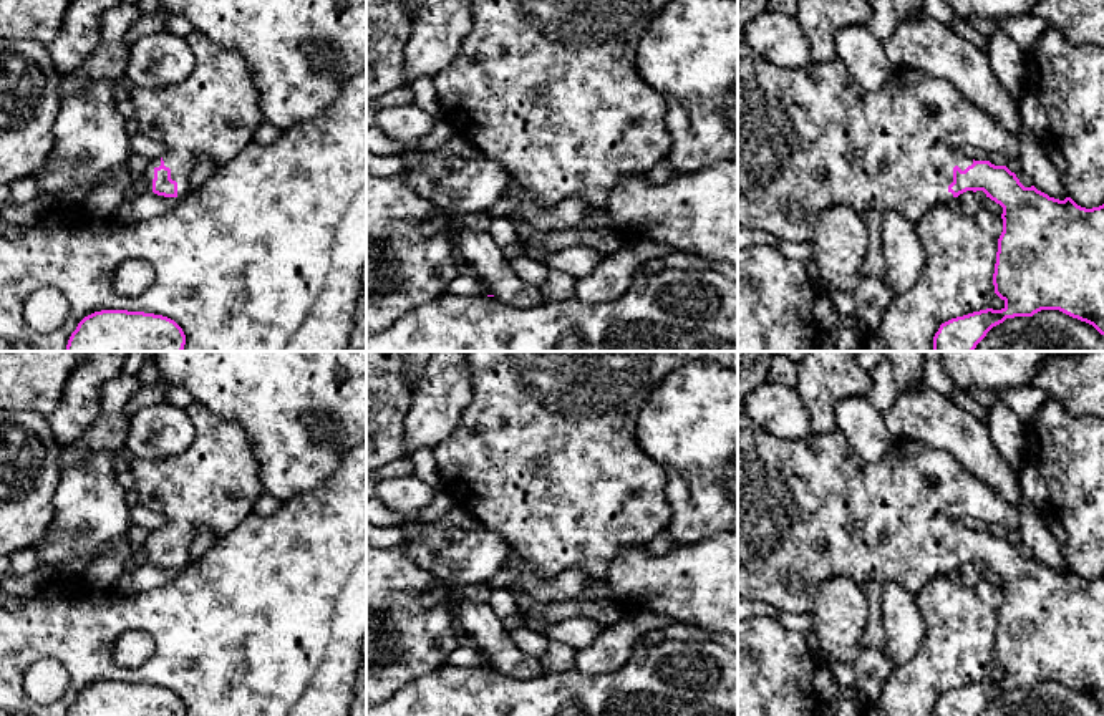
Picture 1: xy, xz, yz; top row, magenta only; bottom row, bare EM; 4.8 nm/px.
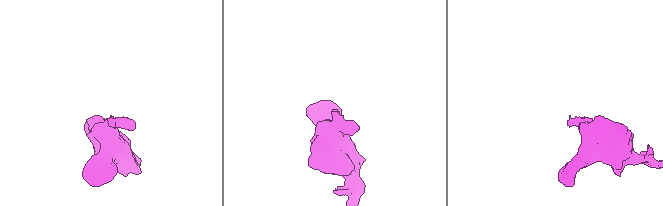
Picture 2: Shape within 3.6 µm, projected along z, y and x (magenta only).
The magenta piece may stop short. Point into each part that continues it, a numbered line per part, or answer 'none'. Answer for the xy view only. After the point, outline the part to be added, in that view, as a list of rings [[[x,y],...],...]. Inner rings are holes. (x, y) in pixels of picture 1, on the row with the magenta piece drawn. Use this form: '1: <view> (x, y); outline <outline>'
1: xy (214, 111); outline [[[196,28],[186,40],[194,53],[194,70],[182,81],[161,90],[133,86],[129,98],[139,133],[166,148],[161,157],[149,161],[143,174],[148,192],[153,192],[154,169],[164,164],[177,182],[177,197],[189,194],[191,174],[201,157],[209,157],[217,167],[229,162],[254,141],[255,129],[265,121],[259,108],[259,90],[244,58],[214,45]]]

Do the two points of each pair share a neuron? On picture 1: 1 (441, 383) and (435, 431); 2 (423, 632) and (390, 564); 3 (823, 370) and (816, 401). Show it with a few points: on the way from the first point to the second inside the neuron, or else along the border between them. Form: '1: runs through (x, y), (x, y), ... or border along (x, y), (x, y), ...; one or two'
1: runs through (441, 395), (435, 408), (435, 420); one
2: runs through (406, 615), (390, 599), (390, 580); one
3: runs through (823, 378), (819, 393); one

